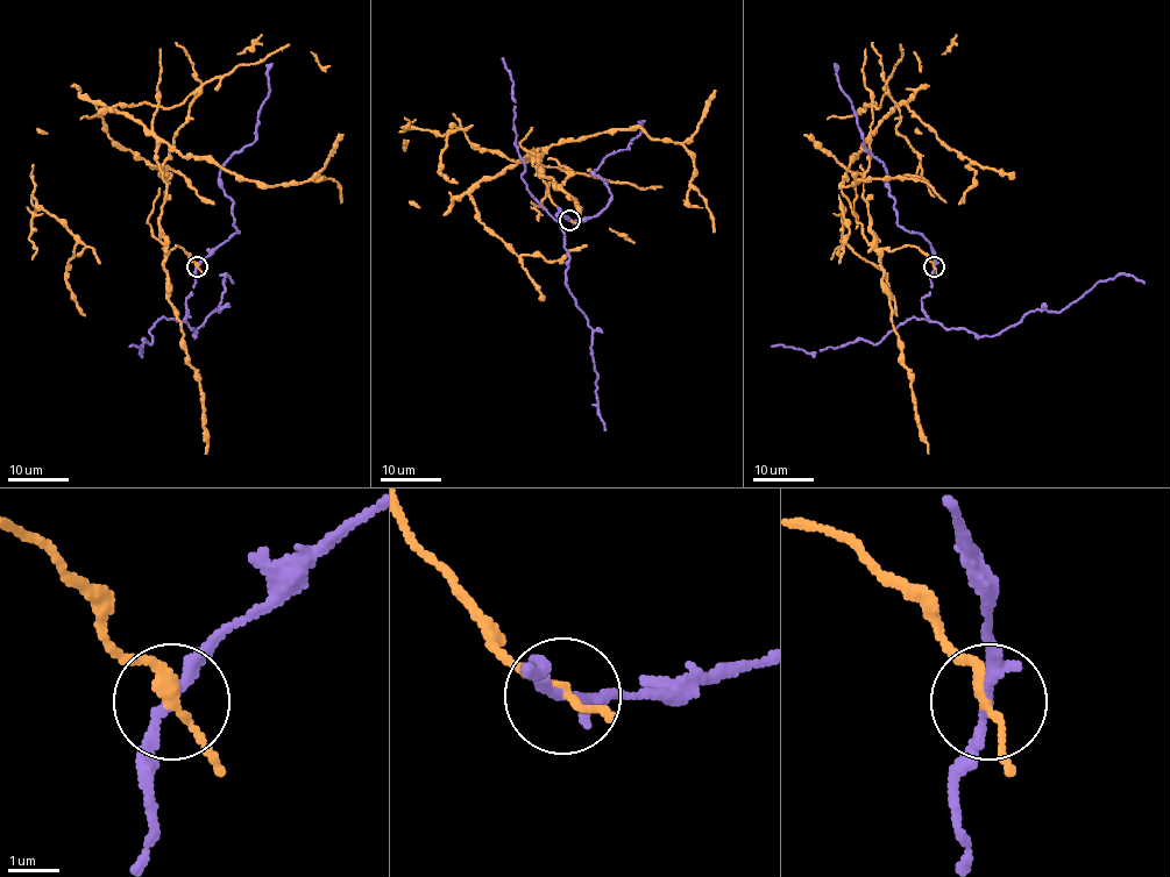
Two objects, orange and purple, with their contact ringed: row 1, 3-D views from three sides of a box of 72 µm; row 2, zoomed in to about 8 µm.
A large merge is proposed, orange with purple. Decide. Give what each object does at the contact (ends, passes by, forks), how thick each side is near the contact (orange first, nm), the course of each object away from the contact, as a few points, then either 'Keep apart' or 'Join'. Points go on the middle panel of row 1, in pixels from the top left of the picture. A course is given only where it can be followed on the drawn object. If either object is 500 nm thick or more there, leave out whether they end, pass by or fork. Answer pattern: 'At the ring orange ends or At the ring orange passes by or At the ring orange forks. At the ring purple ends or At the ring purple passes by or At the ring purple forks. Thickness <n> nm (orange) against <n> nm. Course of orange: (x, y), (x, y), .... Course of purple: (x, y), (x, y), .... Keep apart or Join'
At the ring orange passes by. At the ring purple passes by. Thickness 200 nm (orange) against 200 nm. Course of orange: (569, 220), (537, 172), (531, 156), (539, 150), (527, 156), (642, 128), (682, 145), (714, 233). Course of purple: (569, 220), (559, 208), (559, 226), (565, 234), (569, 259), (565, 284), (593, 330), (598, 416), (607, 429). Keep apart

